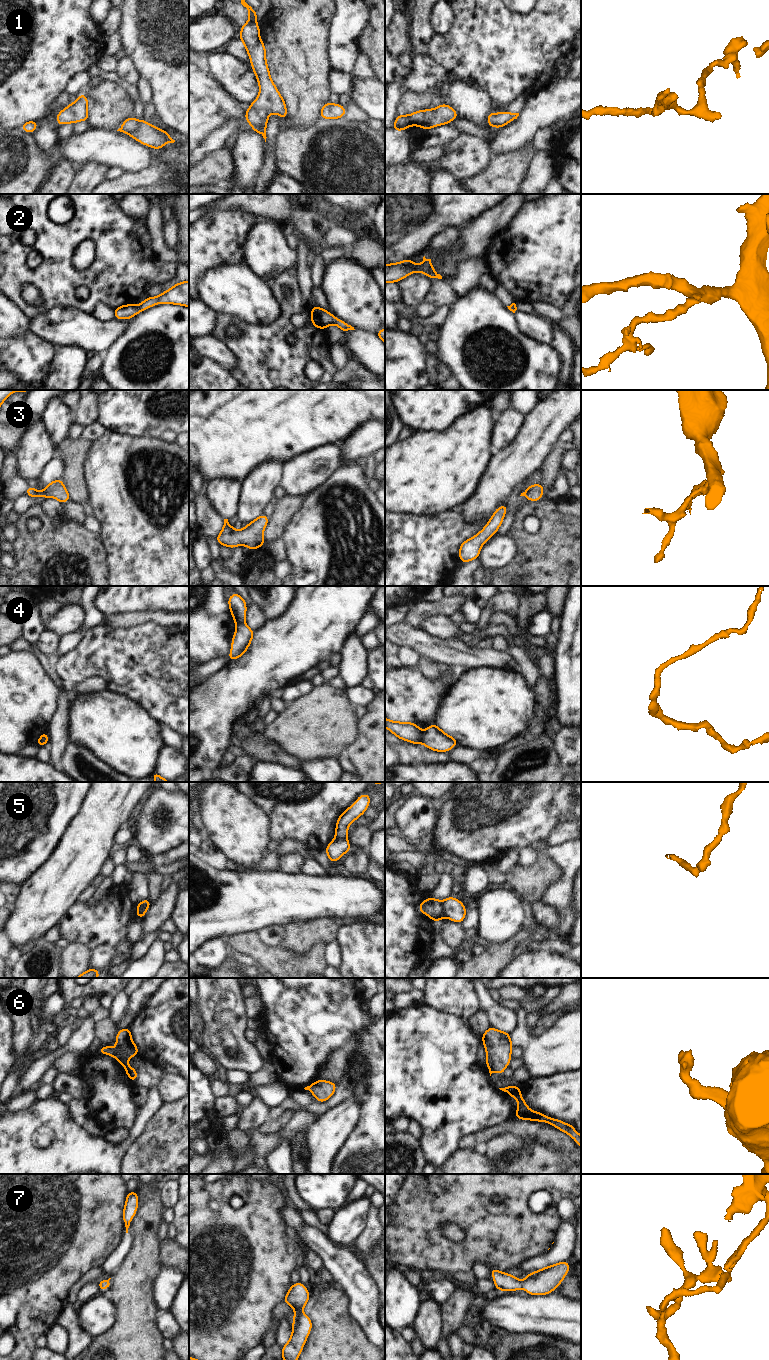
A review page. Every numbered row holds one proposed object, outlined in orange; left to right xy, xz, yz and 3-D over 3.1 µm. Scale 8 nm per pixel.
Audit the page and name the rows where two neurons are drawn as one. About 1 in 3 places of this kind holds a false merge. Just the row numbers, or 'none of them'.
3, 4, 5

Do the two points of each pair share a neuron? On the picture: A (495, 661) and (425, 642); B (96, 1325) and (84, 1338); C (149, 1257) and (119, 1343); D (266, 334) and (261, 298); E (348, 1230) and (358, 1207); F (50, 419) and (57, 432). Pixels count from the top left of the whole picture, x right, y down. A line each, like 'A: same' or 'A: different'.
A: same
B: different
C: same
D: different
E: same
F: same

